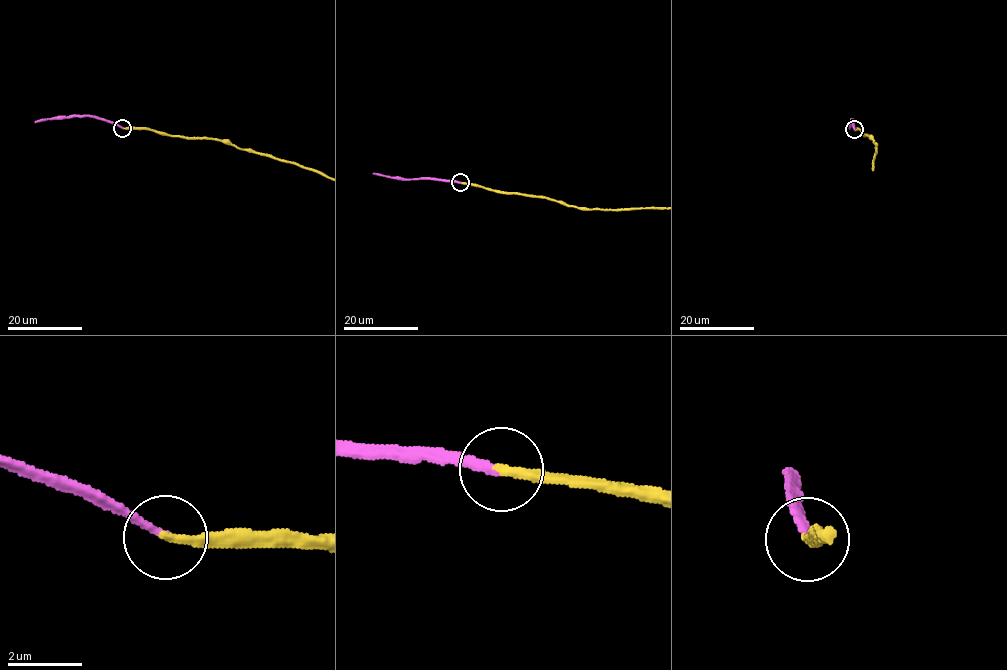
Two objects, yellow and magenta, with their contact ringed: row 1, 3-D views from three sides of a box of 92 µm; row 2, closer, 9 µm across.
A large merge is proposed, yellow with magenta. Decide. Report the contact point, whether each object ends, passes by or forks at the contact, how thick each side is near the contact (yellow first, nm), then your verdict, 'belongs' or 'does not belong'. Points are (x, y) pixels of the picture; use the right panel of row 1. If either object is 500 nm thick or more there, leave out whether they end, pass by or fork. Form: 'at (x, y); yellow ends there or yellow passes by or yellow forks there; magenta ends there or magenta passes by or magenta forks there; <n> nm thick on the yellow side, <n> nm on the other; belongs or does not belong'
at (854, 129); yellow ends there; magenta ends there; 240 nm thick on the yellow side, 200 nm on the other; belongs

